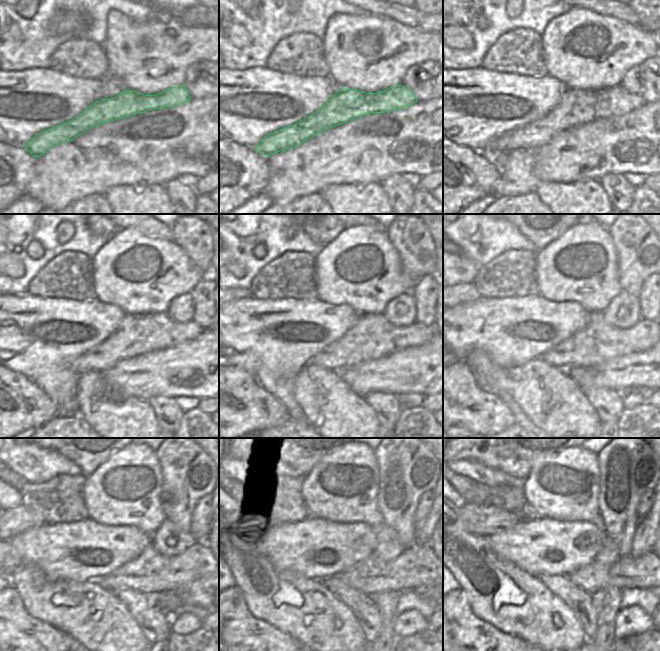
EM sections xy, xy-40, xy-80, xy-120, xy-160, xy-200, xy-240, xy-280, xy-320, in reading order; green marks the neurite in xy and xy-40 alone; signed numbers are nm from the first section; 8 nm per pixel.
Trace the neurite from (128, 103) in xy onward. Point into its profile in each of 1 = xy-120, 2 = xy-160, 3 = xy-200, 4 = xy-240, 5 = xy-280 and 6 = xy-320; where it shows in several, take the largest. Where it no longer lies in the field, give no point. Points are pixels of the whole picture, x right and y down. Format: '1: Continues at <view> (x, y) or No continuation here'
1: Continues at xy-120 (136, 334)
2: Continues at xy-160 (371, 335)
3: Continues at xy-200 (598, 338)
4: Continues at xy-240 (159, 573)
5: Continues at xy-280 (418, 567)
6: Continues at xy-320 (646, 571)

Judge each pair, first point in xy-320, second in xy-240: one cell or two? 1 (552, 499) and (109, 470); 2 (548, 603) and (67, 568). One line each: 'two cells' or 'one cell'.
1: one cell
2: two cells

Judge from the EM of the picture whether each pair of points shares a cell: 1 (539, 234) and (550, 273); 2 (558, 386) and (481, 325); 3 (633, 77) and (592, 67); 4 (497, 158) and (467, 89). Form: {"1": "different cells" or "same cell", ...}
{"1": "different cells", "2": "different cells", "3": "different cells", "4": "same cell"}

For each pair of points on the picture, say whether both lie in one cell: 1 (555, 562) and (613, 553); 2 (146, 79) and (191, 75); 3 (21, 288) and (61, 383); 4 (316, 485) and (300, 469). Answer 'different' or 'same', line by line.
1: different
2: different
3: different
4: different

